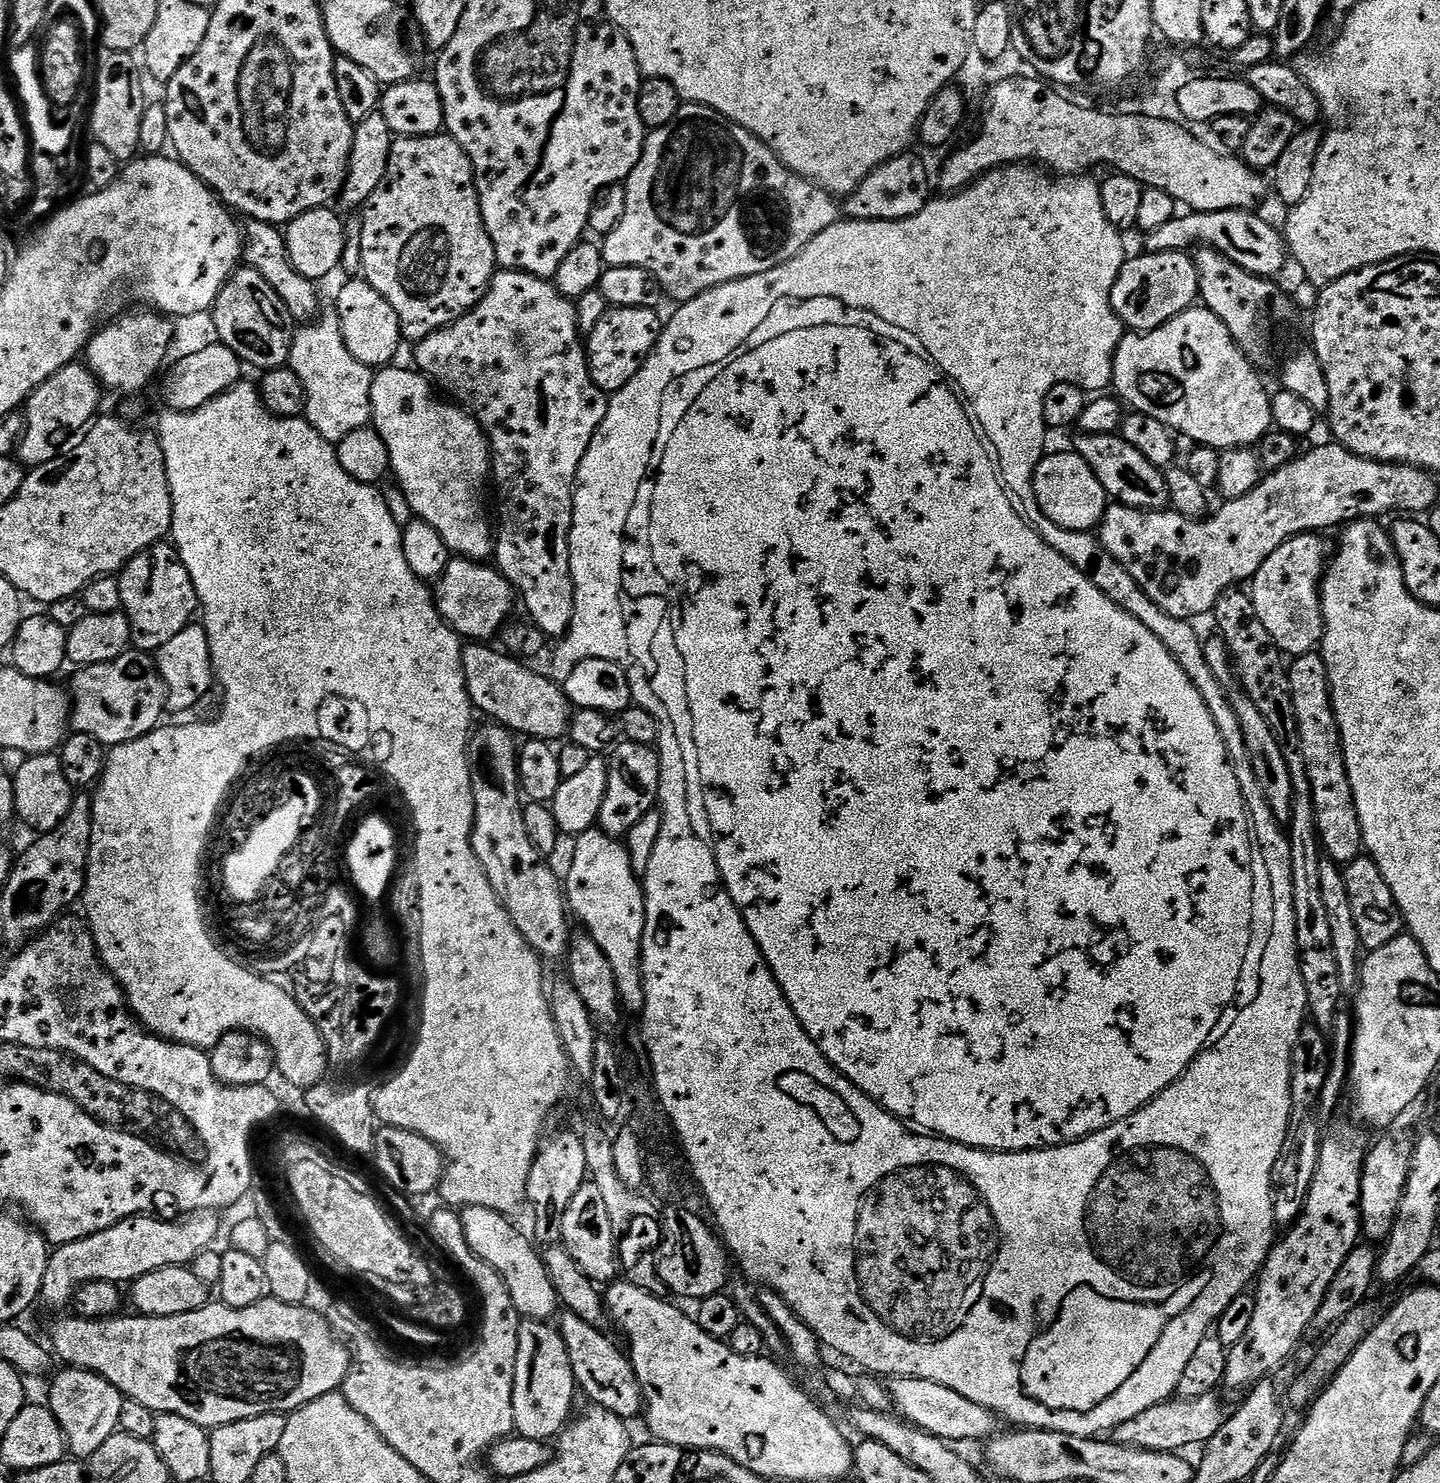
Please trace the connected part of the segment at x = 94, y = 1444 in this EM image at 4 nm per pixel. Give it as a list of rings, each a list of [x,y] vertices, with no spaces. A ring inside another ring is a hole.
[[[65,1367],[63,1371],[51,1377],[46,1407],[54,1414],[58,1426],[62,1426],[67,1451],[76,1458],[91,1458],[94,1450],[118,1431],[118,1414],[122,1414],[125,1397],[104,1376],[81,1368]]]

